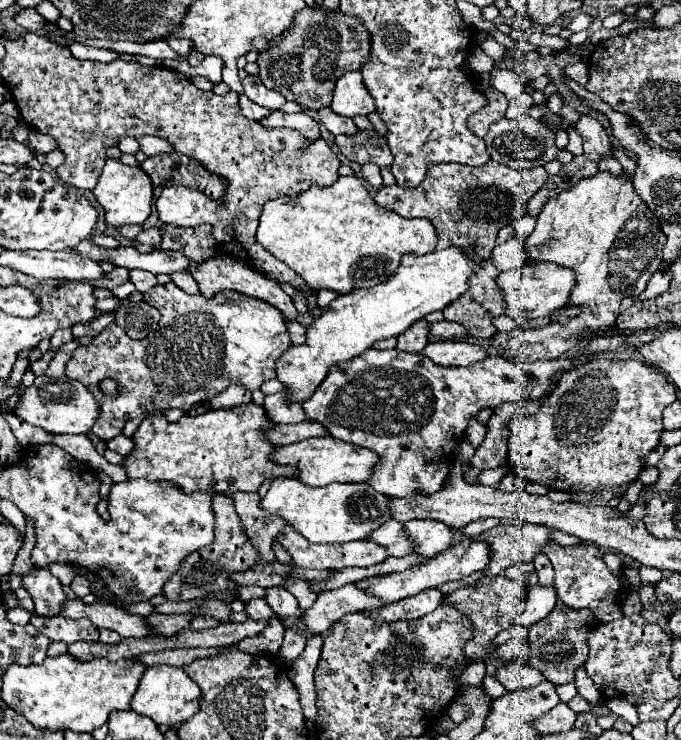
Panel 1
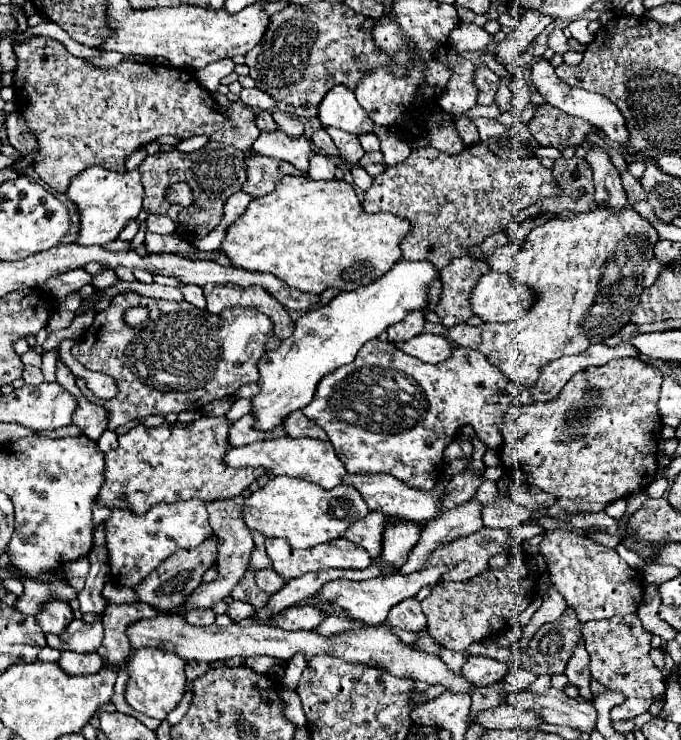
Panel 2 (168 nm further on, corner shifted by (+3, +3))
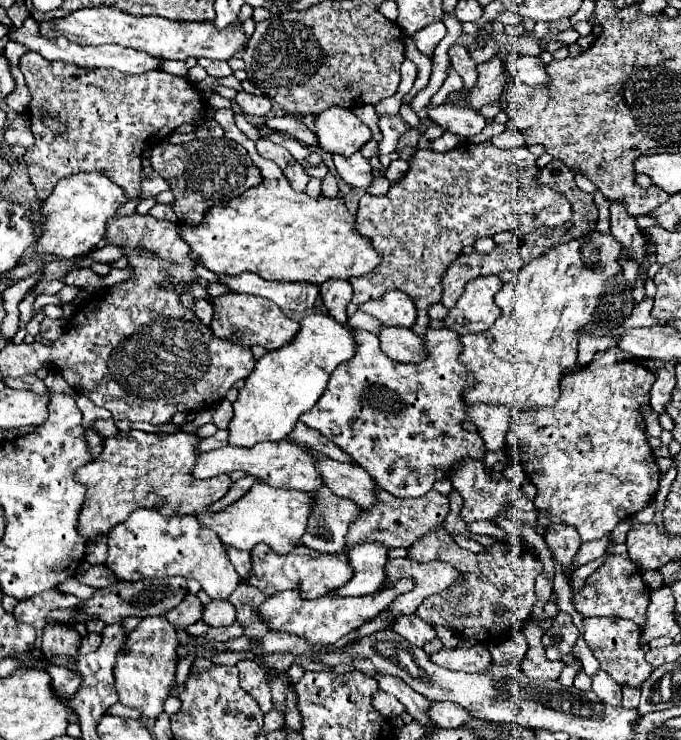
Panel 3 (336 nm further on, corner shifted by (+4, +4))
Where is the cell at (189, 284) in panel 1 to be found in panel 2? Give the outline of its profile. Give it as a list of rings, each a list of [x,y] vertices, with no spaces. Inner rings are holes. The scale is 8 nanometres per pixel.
[[[182,285],[180,291],[184,293],[184,299],[188,303],[192,303],[198,309],[206,309],[206,299],[204,299],[204,293],[202,293],[200,287],[196,287],[196,285]]]

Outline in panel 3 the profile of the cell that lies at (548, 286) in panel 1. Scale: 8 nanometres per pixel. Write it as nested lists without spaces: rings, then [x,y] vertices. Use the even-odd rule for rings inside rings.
[[[483,276],[473,278],[467,286],[459,302],[453,310],[449,310],[445,318],[445,326],[455,330],[457,334],[477,334],[491,326],[501,310],[495,304],[493,296],[501,290],[503,282],[499,276]]]

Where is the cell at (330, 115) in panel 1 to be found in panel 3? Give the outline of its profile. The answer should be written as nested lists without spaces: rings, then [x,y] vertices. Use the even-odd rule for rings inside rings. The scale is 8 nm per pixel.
[[[361,152],[351,154],[351,158],[343,158],[343,154],[333,154],[333,162],[335,168],[339,172],[339,176],[357,188],[367,188],[373,180],[371,176],[371,166],[367,162],[367,158],[363,158]]]

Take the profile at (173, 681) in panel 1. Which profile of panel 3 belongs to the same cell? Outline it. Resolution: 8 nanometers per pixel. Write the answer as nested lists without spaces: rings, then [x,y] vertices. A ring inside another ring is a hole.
[[[153,616],[143,618],[143,622],[129,632],[125,648],[117,656],[115,664],[115,688],[119,694],[119,702],[129,708],[137,708],[143,716],[157,720],[163,714],[163,702],[171,696],[175,686],[175,646],[177,646],[175,628],[167,618]]]

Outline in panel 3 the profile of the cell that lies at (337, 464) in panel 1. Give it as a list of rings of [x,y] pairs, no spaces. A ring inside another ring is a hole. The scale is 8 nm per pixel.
[[[283,440],[283,442],[259,442],[253,448],[223,446],[219,450],[199,454],[197,464],[193,468],[193,476],[211,478],[211,476],[219,476],[219,474],[231,474],[235,470],[249,472],[249,474],[259,476],[261,480],[269,482],[271,486],[281,486],[281,488],[313,492],[313,490],[323,486],[323,480],[319,478],[319,470],[315,466],[315,458],[309,452],[309,448],[287,442],[287,440]]]

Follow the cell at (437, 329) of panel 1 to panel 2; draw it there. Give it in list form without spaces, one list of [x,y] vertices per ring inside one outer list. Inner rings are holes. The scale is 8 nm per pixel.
[[[600,207],[590,213],[552,217],[548,223],[532,229],[522,249],[516,253],[514,265],[509,271],[514,285],[532,291],[534,303],[524,317],[512,323],[490,323],[490,325],[454,325],[450,339],[456,345],[470,347],[486,355],[486,359],[500,369],[514,385],[532,387],[540,377],[540,369],[554,359],[564,355],[578,355],[594,343],[604,343],[616,335],[628,321],[636,303],[642,295],[642,273],[650,259],[654,259],[654,245],[658,243],[656,229],[640,217],[632,207],[622,213],[612,213],[608,207]]]

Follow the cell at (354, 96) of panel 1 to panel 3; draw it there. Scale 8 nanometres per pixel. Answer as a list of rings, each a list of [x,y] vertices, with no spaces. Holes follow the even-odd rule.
[[[329,106],[315,120],[319,146],[331,154],[351,156],[371,140],[371,130],[353,114],[351,108]]]

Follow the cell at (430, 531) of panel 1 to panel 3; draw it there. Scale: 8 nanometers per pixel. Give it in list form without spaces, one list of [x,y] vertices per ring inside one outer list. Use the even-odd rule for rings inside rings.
[[[365,542],[347,552],[347,558],[353,566],[353,578],[335,590],[337,596],[365,596],[383,588],[387,582],[387,558],[389,548],[381,542]]]

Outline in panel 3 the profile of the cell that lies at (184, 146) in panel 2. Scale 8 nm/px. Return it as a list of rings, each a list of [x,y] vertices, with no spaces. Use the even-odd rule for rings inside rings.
[[[214,109],[214,116],[221,116],[221,119],[228,117],[228,122],[221,121],[225,134],[224,138],[233,140],[243,146],[249,154],[253,164],[261,170],[263,182],[241,196],[233,198],[227,204],[213,206],[205,220],[197,226],[181,226],[181,238],[191,246],[193,252],[199,254],[201,264],[207,266],[215,274],[241,274],[241,272],[257,272],[267,280],[277,282],[309,282],[309,284],[323,284],[331,278],[345,278],[351,276],[363,276],[371,272],[375,266],[379,266],[381,258],[377,250],[371,246],[369,238],[359,236],[355,230],[355,216],[349,212],[345,200],[341,196],[323,196],[311,198],[307,192],[295,192],[291,190],[291,184],[287,182],[283,170],[279,172],[279,166],[262,158],[255,146],[255,141],[250,140],[236,126],[234,113],[231,109]]]

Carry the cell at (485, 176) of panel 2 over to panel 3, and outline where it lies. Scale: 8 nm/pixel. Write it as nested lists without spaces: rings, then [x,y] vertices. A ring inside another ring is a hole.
[[[465,140],[465,142],[461,142],[459,146],[455,146],[453,150],[443,152],[443,154],[433,152],[433,150],[417,150],[417,152],[411,156],[411,160],[409,160],[409,170],[407,170],[407,174],[405,174],[403,178],[391,182],[391,188],[389,188],[389,192],[387,192],[385,196],[373,196],[373,194],[367,194],[367,192],[365,192],[365,194],[361,196],[361,200],[359,200],[359,210],[357,210],[355,228],[357,228],[359,234],[371,238],[373,248],[381,254],[383,260],[381,260],[381,264],[379,264],[375,270],[371,270],[369,274],[363,274],[363,276],[359,276],[359,278],[351,278],[351,280],[349,280],[351,286],[353,286],[353,298],[351,298],[351,302],[347,304],[347,316],[355,314],[355,312],[359,310],[357,306],[361,306],[363,302],[381,298],[387,290],[401,290],[401,292],[409,294],[409,298],[411,298],[411,300],[415,302],[415,306],[417,306],[417,322],[415,322],[415,326],[413,326],[413,332],[415,332],[415,334],[425,334],[425,330],[429,328],[429,320],[431,320],[429,314],[427,314],[427,310],[429,310],[429,306],[433,306],[433,304],[437,304],[437,302],[441,300],[441,292],[439,292],[439,290],[441,290],[441,278],[443,278],[447,266],[461,254],[461,248],[463,248],[463,246],[473,246],[475,240],[479,240],[479,238],[483,238],[483,236],[493,236],[493,234],[497,234],[497,232],[511,232],[511,234],[519,236],[519,234],[525,234],[525,232],[529,232],[529,230],[533,230],[533,228],[537,228],[537,226],[551,226],[551,228],[553,228],[553,226],[565,224],[565,222],[571,218],[571,204],[569,204],[567,198],[563,198],[563,194],[551,190],[551,186],[539,184],[539,180],[537,180],[539,168],[537,168],[535,162],[537,162],[537,156],[533,156],[533,154],[527,150],[525,144],[519,146],[519,148],[513,148],[513,150],[503,150],[503,148],[493,146],[491,140],[481,142],[481,144],[473,144],[473,142],[467,142],[467,140]]]

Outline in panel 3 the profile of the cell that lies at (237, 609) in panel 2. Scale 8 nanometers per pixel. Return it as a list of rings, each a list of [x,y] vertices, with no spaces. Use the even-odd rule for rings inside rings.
[[[211,600],[205,606],[203,620],[209,626],[231,626],[237,620],[235,606],[229,600]]]

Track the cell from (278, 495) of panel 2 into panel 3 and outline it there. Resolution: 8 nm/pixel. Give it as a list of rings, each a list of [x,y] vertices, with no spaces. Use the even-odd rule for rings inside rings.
[[[267,482],[255,484],[243,498],[239,498],[233,506],[227,506],[221,512],[203,512],[197,518],[211,530],[217,532],[223,544],[251,550],[259,542],[271,546],[277,554],[289,554],[299,538],[307,532],[307,522],[313,510],[313,494],[303,490],[283,490],[267,486]]]

